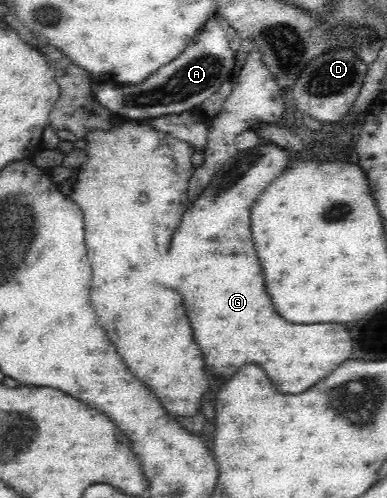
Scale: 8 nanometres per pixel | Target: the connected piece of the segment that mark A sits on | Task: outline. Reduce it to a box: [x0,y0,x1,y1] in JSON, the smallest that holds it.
[91,17,235,121]

